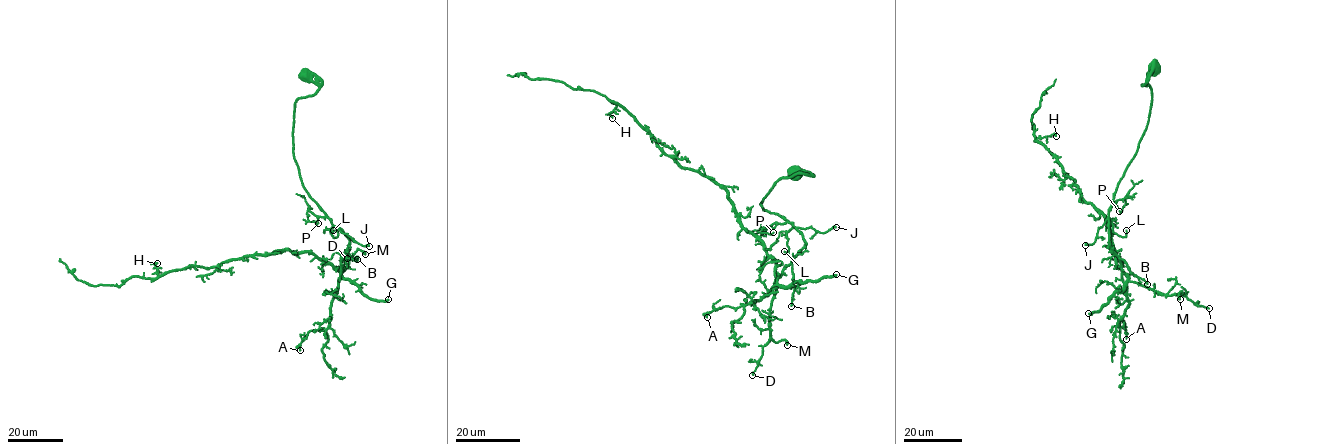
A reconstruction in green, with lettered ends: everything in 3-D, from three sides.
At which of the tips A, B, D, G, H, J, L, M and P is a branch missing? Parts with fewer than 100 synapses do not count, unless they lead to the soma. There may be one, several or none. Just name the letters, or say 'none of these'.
G

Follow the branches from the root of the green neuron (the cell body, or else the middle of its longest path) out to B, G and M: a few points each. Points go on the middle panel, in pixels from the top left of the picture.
B: (796, 174), (809, 175), (779, 179), (760, 205), (792, 224), (806, 244), (792, 261), (791, 306)
G: (796, 174), (809, 175), (779, 179), (760, 204), (792, 224), (806, 244), (777, 282), (789, 287), (836, 274)
M: (796, 174), (809, 175), (779, 179), (760, 205), (806, 244), (772, 300), (770, 339), (787, 345)

